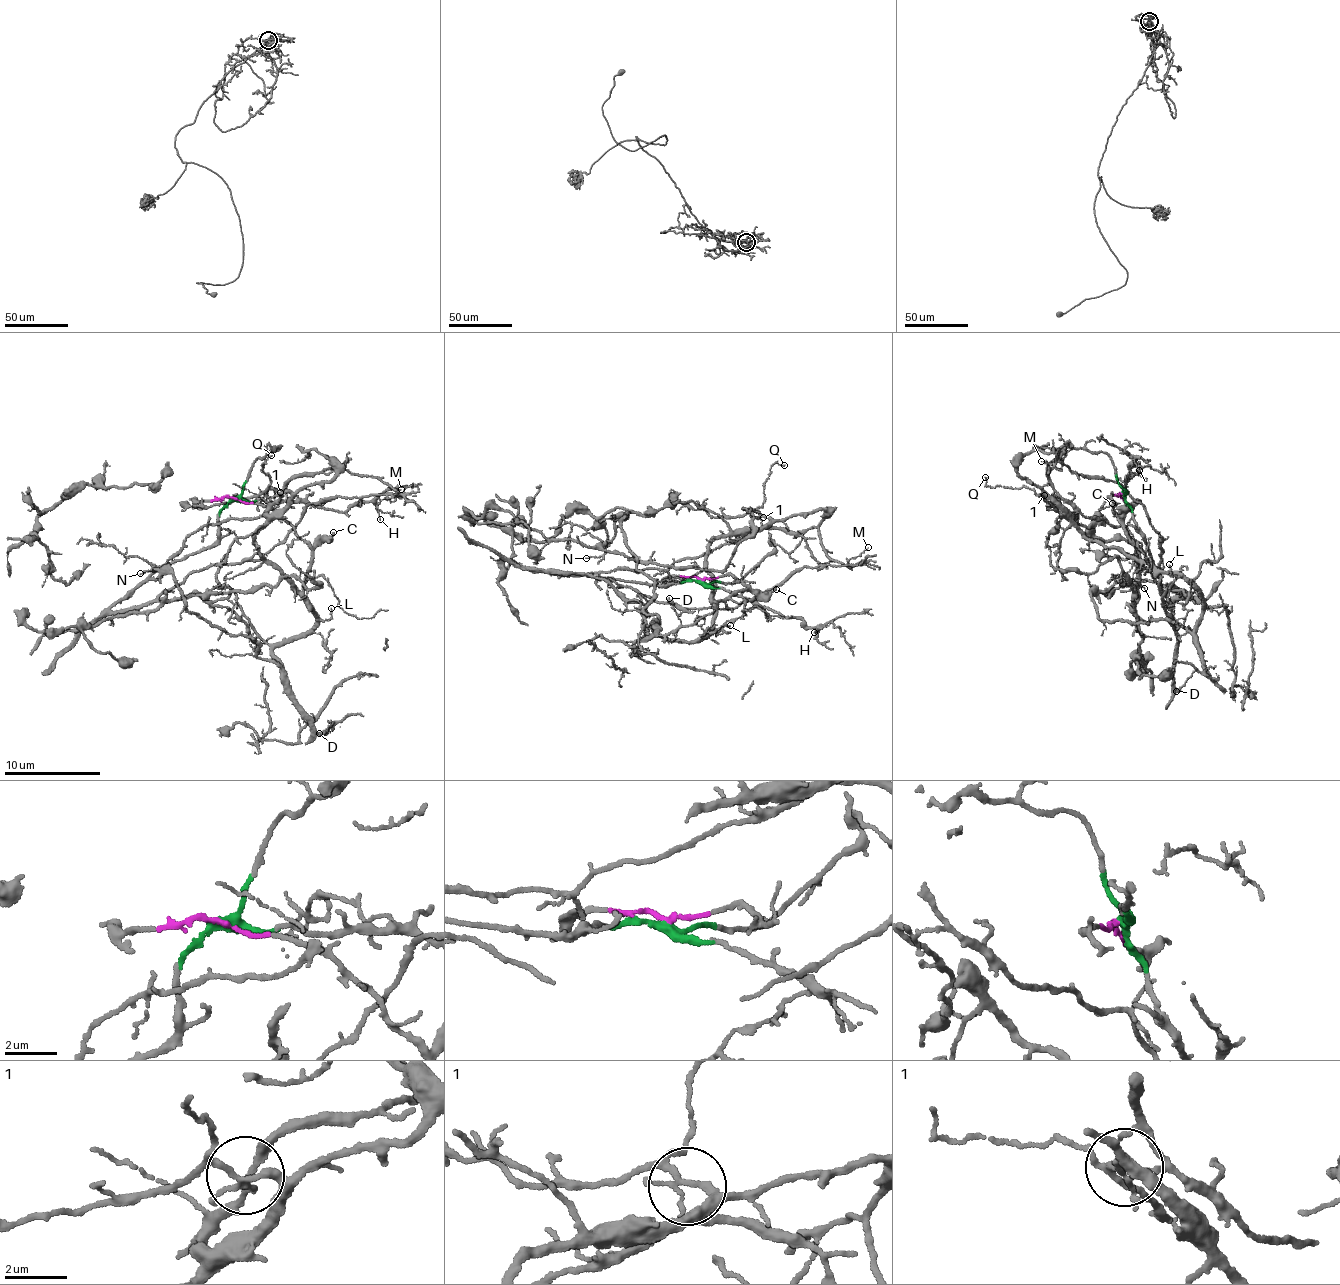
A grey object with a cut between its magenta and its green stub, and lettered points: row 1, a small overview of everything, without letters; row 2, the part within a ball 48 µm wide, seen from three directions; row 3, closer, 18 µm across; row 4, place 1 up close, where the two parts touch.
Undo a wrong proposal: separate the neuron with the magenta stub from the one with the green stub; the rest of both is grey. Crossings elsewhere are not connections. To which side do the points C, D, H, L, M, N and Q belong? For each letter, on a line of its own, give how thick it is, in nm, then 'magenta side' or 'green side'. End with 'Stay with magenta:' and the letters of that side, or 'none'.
C: 200 nm | magenta side
D: 200 nm | magenta side
H: 100 nm | green side
L: 120 nm | magenta side
M: 90 nm | green side
N: 110 nm | magenta side
Q: 110 nm | magenta side
Stay with magenta: C, D, L, N, Q

